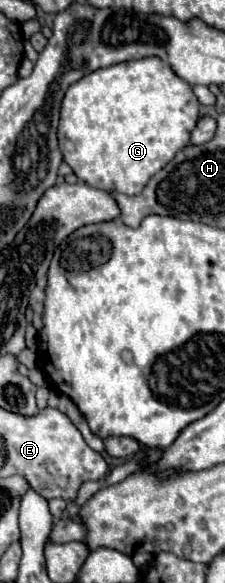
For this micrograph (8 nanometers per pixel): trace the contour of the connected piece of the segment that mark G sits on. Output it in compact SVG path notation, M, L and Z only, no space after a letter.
M146 57L124 61L92 71L68 87L60 107L58 145L64 155L64 163L68 163L76 177L86 185L102 191L138 195L146 181L160 171L180 147L188 145L190 133L200 117L198 109L200 103L192 93L190 83L174 75L174 71L160 59Z

